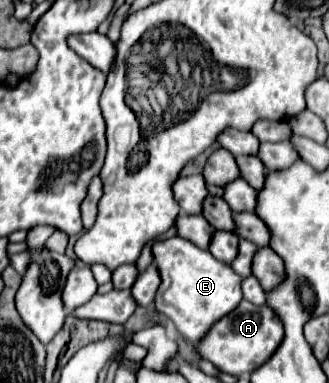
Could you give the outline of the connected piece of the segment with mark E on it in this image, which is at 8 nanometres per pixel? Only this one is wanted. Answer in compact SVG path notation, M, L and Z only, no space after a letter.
M173 236L159 240L151 246L153 264L159 270L161 284L155 294L155 310L173 320L175 328L191 344L207 332L211 322L225 316L241 302L241 278L233 272L229 264L223 264L211 256L211 252L195 248L195 244Z

